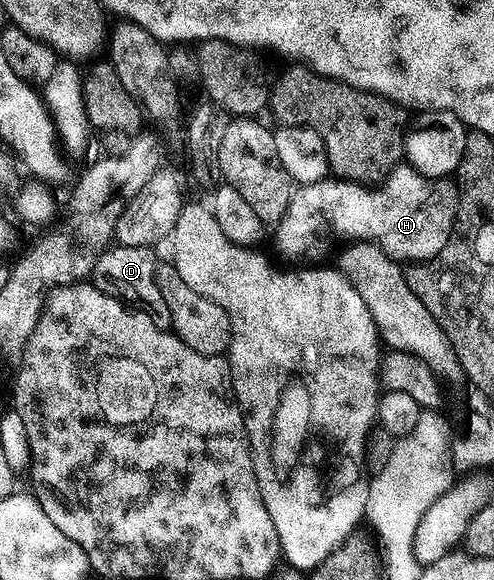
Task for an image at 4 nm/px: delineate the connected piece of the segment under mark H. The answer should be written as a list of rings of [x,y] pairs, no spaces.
[[[398,163],[398,164],[394,165],[393,168],[390,169],[388,174],[387,174],[387,180],[389,180],[389,189],[371,189],[371,188],[375,188],[375,187],[370,187],[368,184],[365,184],[365,183],[358,183],[356,181],[347,181],[347,180],[344,180],[344,179],[326,179],[326,180],[323,180],[323,181],[316,181],[315,183],[311,183],[310,185],[300,186],[300,188],[298,188],[296,190],[296,192],[294,192],[294,195],[291,198],[291,200],[289,200],[289,206],[287,207],[287,211],[283,215],[283,219],[281,221],[277,222],[277,224],[275,226],[275,232],[277,232],[277,249],[278,249],[279,252],[282,253],[283,256],[286,257],[287,260],[289,260],[289,261],[286,261],[286,262],[289,262],[289,263],[317,263],[317,262],[320,262],[320,261],[317,261],[317,260],[319,260],[320,257],[327,256],[328,253],[329,253],[329,220],[331,220],[332,217],[334,217],[335,220],[341,221],[341,220],[344,219],[345,213],[353,213],[353,212],[357,212],[357,213],[353,213],[349,217],[349,233],[350,233],[351,236],[353,236],[353,239],[356,239],[358,242],[376,243],[376,244],[380,245],[381,249],[389,257],[392,257],[393,260],[398,262],[398,263],[420,263],[422,261],[432,261],[434,257],[437,257],[438,254],[441,253],[443,247],[446,246],[446,243],[449,241],[449,238],[452,236],[453,227],[454,227],[454,224],[456,222],[457,203],[458,203],[458,200],[459,200],[459,190],[458,190],[456,184],[454,184],[454,182],[452,180],[449,180],[449,179],[446,179],[446,178],[443,178],[443,177],[425,177],[422,173],[418,173],[417,170],[414,169],[413,166],[408,164],[408,163]]]

